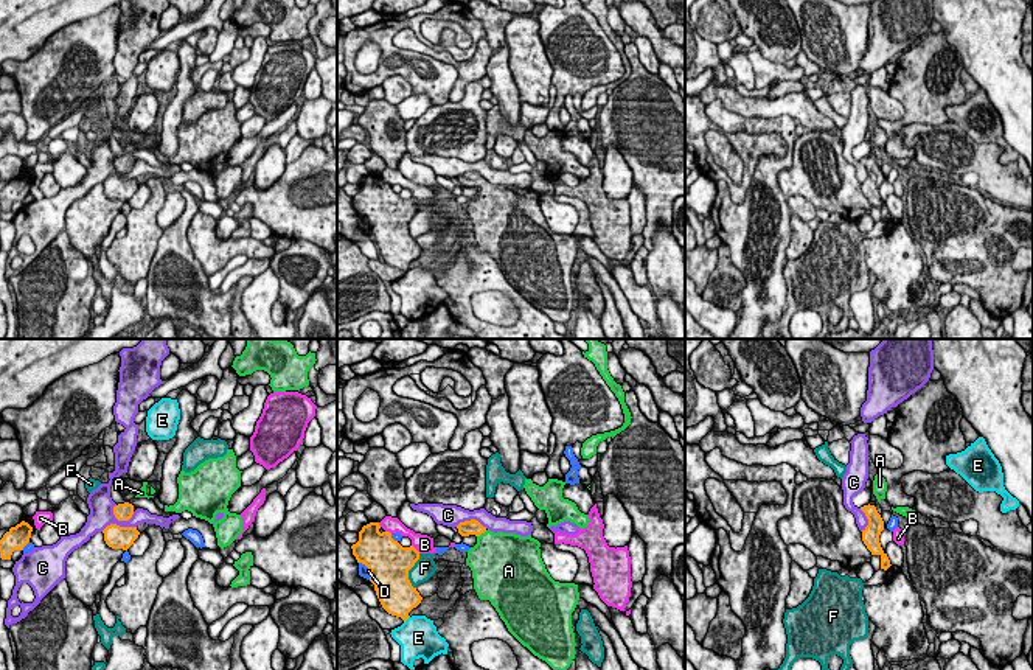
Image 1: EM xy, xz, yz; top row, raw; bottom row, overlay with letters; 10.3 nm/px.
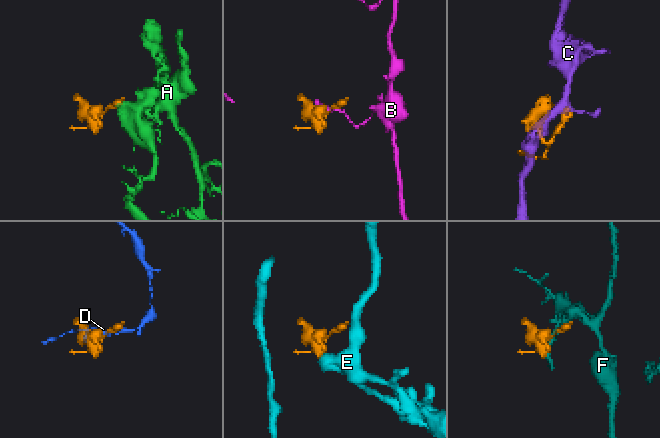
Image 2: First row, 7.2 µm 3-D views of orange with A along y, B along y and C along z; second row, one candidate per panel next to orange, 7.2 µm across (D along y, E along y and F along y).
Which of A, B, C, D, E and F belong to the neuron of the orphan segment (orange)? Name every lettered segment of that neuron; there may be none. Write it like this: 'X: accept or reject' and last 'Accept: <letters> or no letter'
A: accept
B: reject
C: reject
D: reject
E: reject
F: reject
Accept: A

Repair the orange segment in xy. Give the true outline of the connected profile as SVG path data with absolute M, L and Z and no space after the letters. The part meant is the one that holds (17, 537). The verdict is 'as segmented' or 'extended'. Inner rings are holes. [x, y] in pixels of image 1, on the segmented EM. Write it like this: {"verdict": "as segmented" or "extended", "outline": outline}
{"verdict": "as segmented", "outline": "M22 521L16 527L11 527L0 539L0 558L11 560L14 550L23 550L30 543L33 527Z"}

